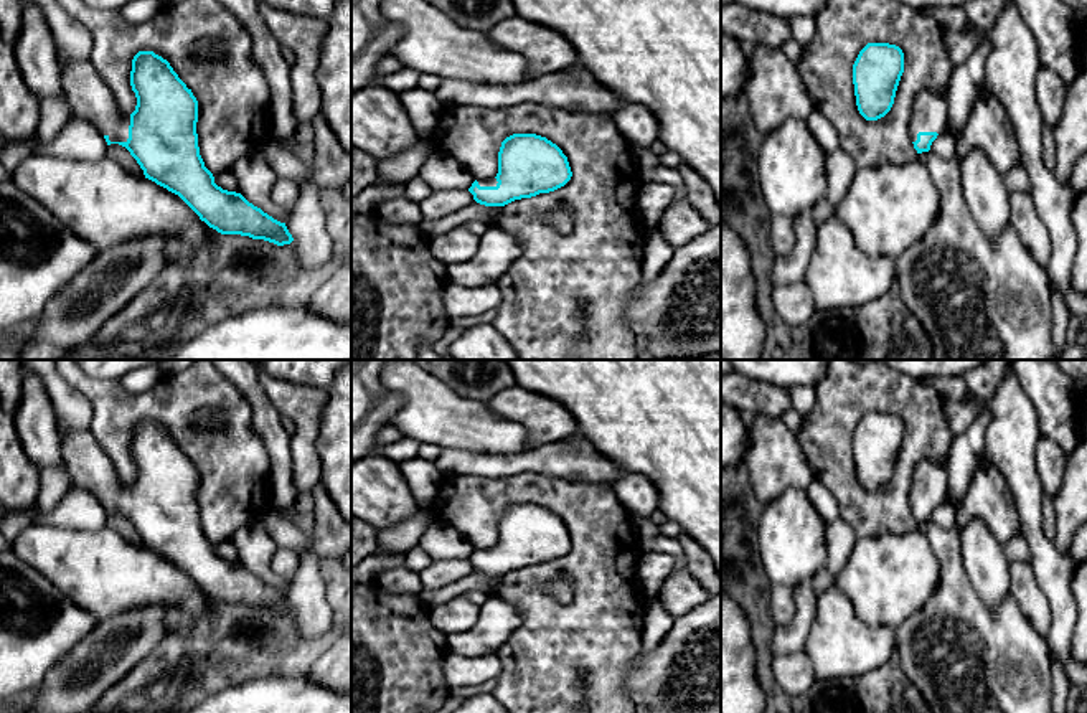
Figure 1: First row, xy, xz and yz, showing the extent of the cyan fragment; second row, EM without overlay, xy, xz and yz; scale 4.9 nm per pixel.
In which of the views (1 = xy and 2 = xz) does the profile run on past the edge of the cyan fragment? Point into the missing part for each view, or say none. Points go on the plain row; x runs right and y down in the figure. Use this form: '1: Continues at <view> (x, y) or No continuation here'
1: Continues at xy (86, 462)
2: Continues at xz (492, 552)

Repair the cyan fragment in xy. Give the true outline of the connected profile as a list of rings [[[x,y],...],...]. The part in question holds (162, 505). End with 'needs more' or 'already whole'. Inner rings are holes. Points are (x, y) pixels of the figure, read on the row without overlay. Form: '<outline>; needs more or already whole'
[[[56,416],[66,470],[73,485],[89,490],[107,515],[125,517],[144,540],[145,548],[178,564],[209,597],[221,604],[241,604],[277,616],[294,611],[280,593],[249,573],[241,563],[223,560],[205,536],[198,517],[198,470],[170,432],[153,421],[139,421],[132,429],[130,456],[137,467],[135,480],[120,485],[114,465],[89,429],[66,429]]]; needs more

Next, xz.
[[[513,503],[501,512],[495,548],[473,551],[468,561],[485,576],[505,576],[564,556],[572,546],[562,520],[536,503]]]; needs more

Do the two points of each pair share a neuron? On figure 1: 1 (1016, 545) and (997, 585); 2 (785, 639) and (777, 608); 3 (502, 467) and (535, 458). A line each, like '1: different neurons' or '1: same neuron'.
1: different neurons
2: different neurons
3: same neuron

